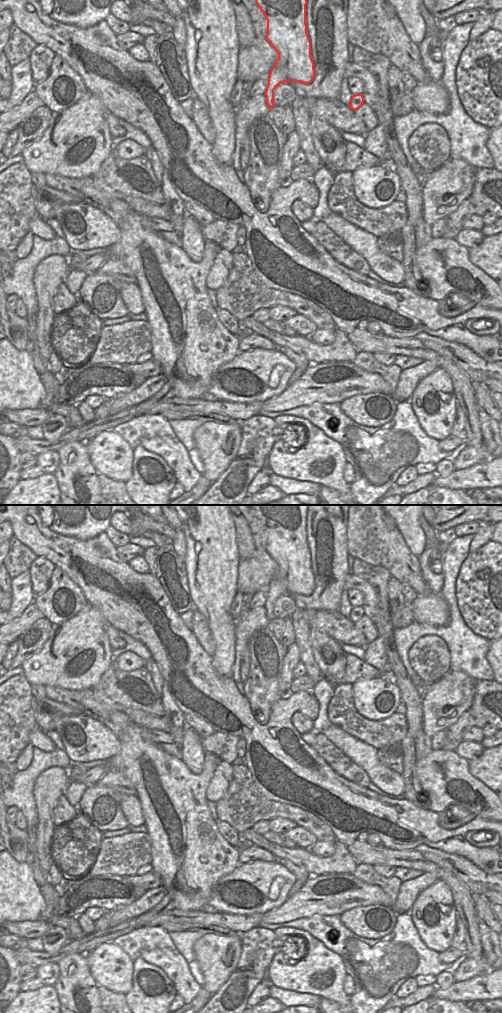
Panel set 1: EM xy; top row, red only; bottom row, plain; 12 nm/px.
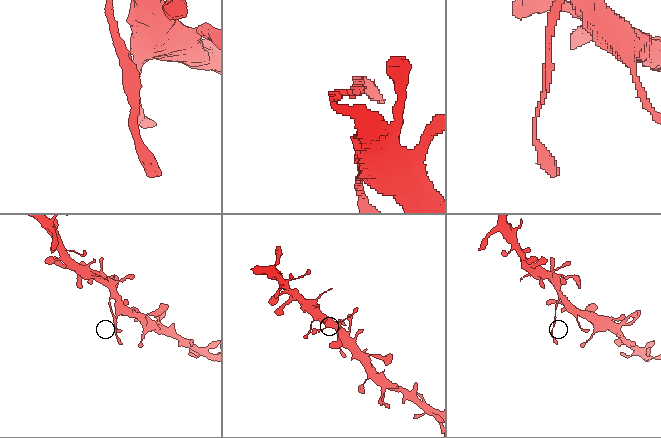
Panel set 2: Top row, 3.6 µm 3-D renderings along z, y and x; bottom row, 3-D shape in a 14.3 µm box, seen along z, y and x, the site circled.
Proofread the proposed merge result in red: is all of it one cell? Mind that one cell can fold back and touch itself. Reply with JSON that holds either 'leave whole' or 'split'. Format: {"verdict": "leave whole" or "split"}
{"verdict": "split"}

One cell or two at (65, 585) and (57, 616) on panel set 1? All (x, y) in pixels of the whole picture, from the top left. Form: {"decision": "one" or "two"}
{"decision": "one"}

